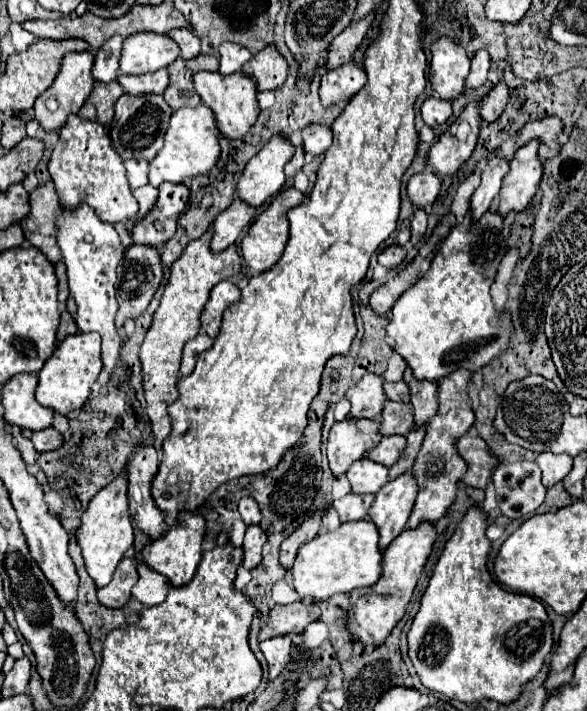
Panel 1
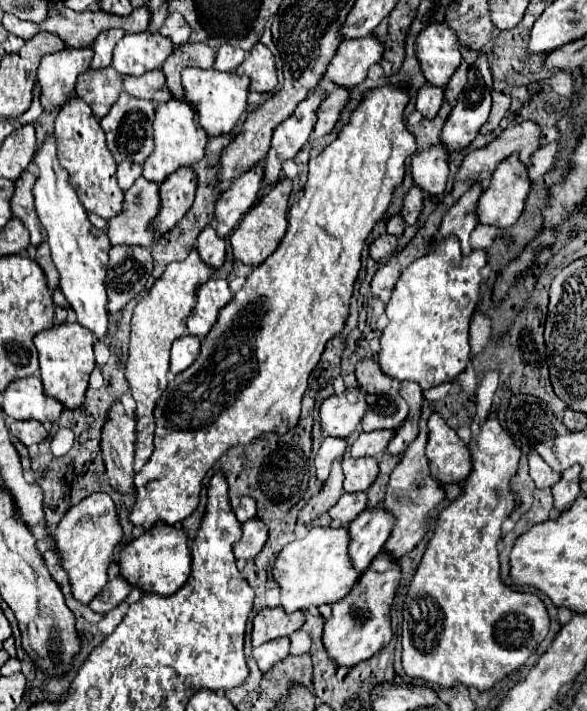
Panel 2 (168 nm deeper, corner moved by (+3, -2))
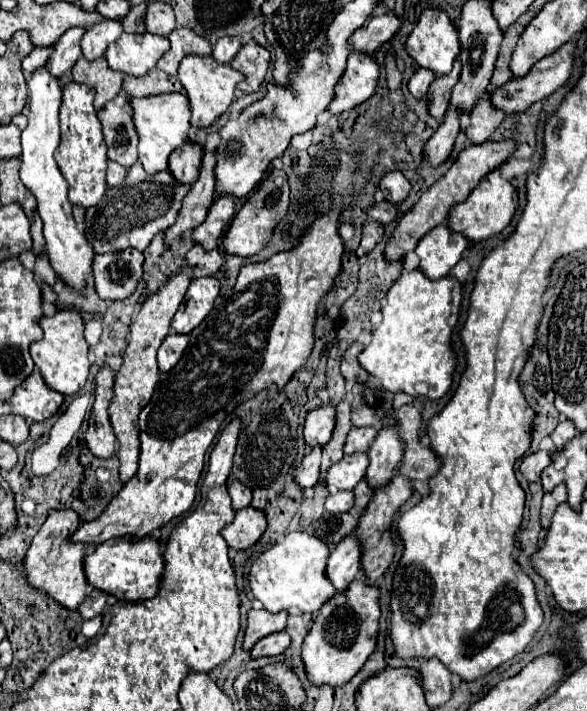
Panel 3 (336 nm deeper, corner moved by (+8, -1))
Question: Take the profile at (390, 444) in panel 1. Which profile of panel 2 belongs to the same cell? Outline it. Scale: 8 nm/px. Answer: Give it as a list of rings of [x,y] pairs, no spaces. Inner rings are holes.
[[[378,430],[378,432],[360,432],[356,442],[350,446],[352,458],[362,458],[362,456],[380,456],[388,442],[392,440],[394,432],[392,430]]]

